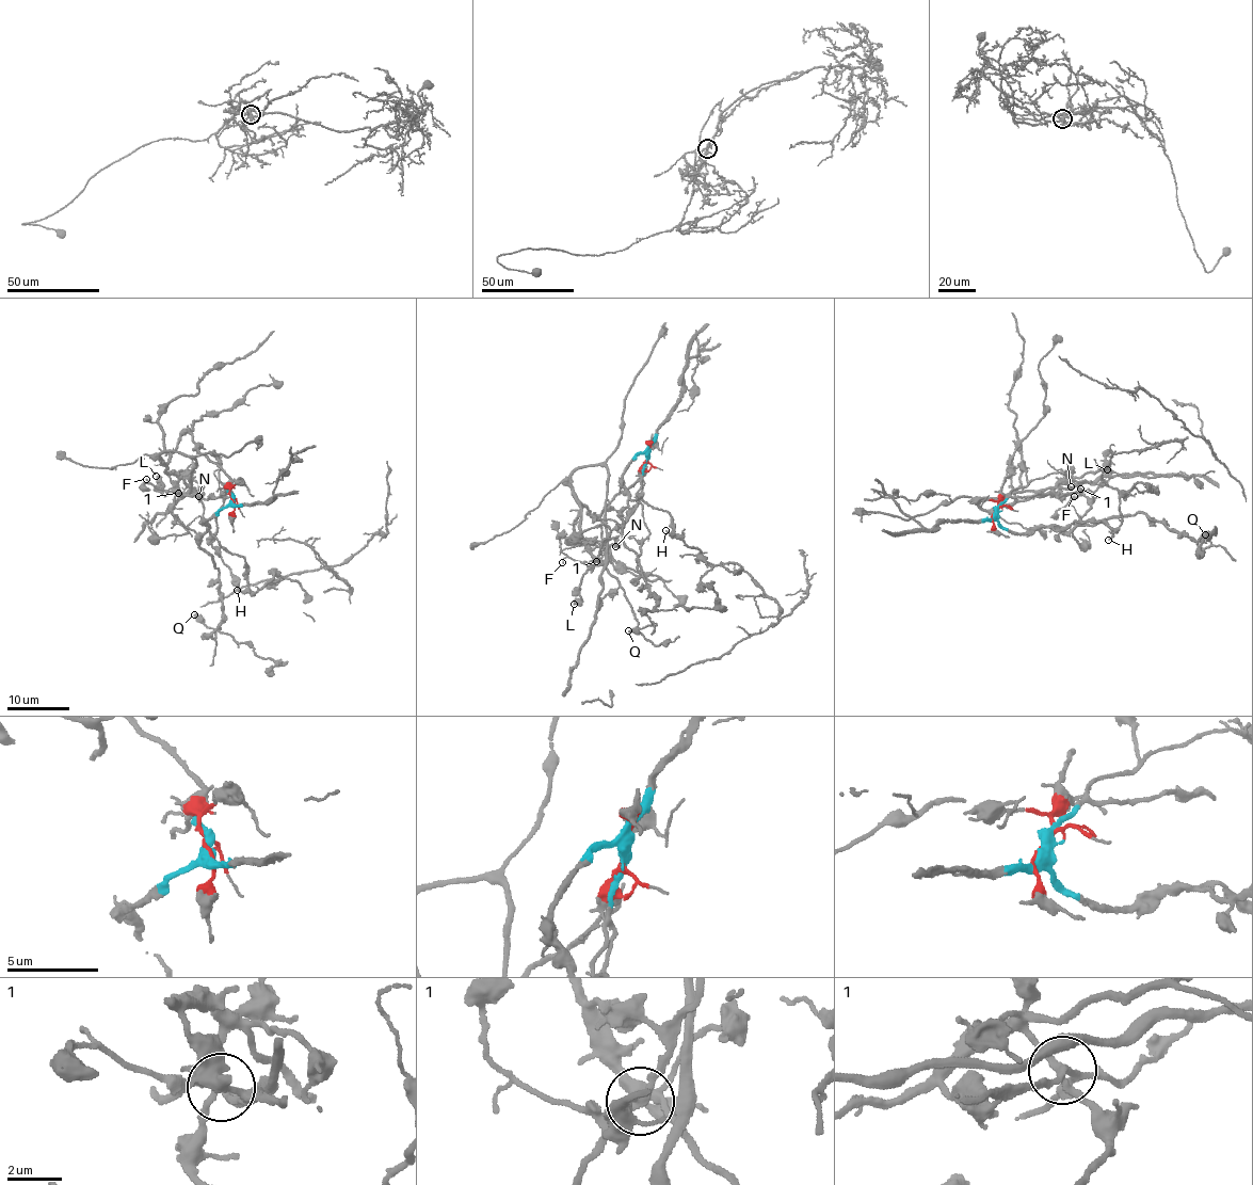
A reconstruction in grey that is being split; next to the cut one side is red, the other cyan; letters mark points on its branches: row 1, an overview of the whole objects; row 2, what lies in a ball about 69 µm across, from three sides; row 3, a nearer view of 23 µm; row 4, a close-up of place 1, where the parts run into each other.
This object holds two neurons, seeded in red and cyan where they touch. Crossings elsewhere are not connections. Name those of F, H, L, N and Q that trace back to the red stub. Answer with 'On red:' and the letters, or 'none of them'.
On red: N

